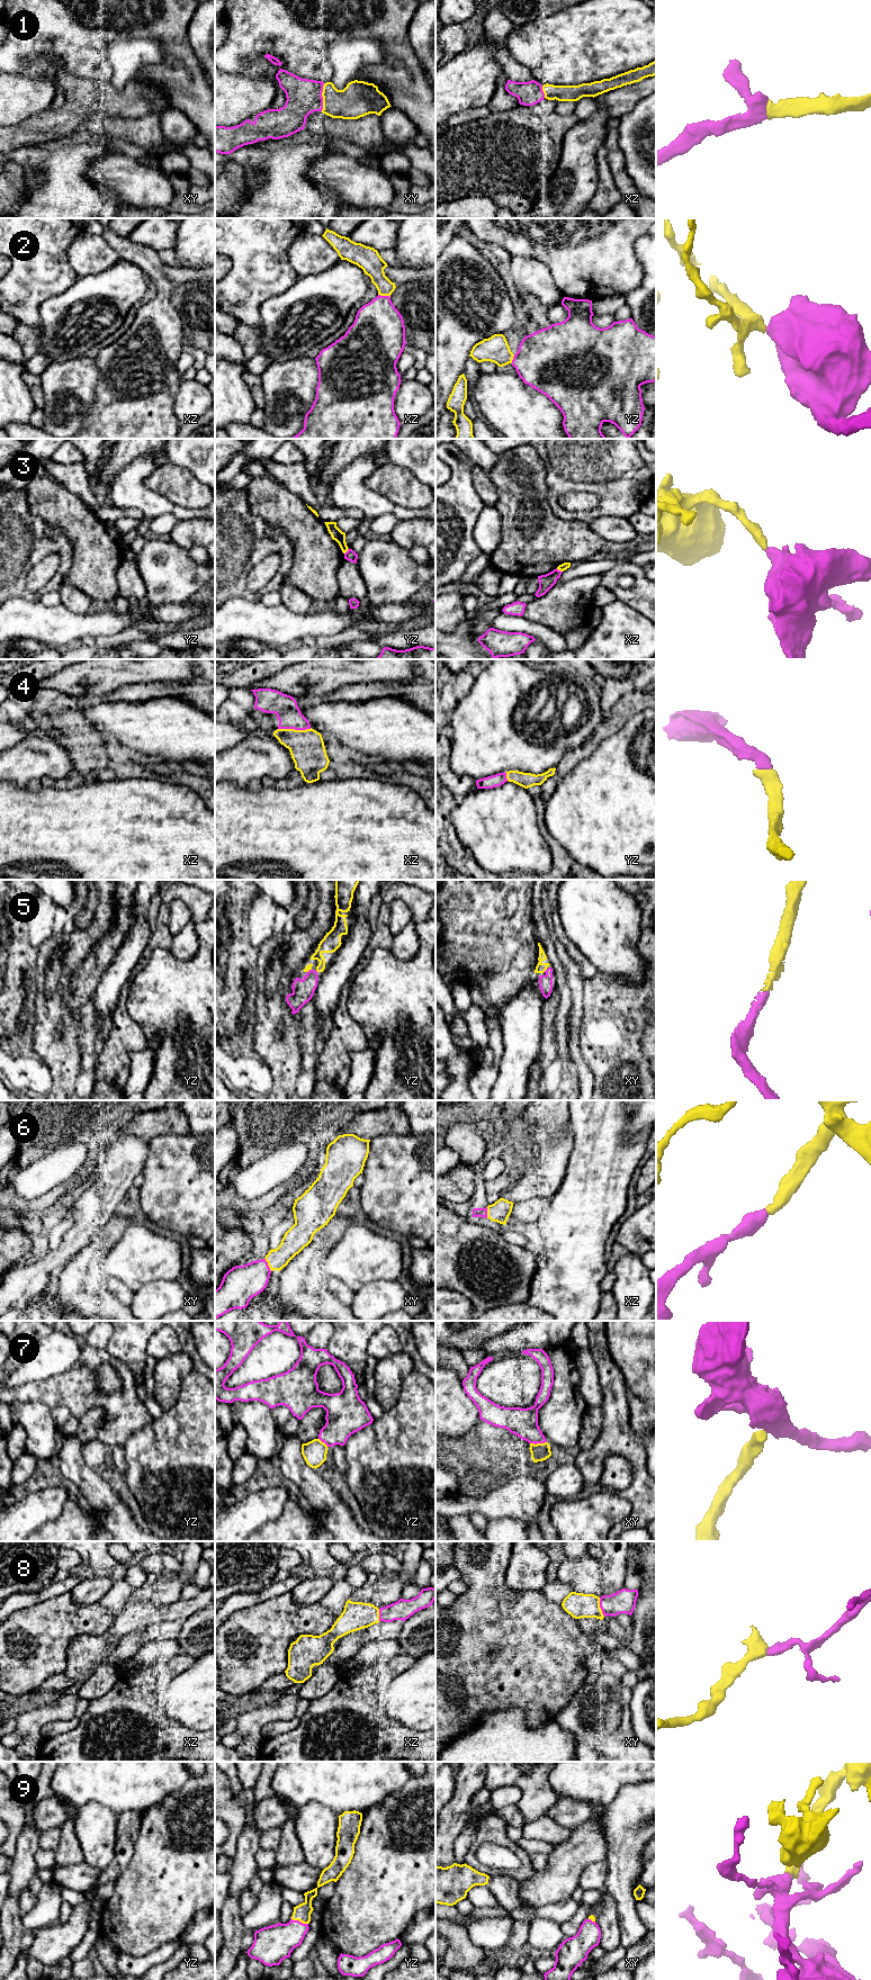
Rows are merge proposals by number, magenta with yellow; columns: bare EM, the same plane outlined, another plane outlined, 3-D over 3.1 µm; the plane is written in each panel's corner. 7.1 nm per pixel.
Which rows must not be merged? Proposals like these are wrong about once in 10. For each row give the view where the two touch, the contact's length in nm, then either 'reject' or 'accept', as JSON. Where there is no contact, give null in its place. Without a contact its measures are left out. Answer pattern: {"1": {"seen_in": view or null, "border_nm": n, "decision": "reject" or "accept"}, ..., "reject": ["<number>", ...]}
{"1": {"seen_in": "xy", "border_nm": 200, "decision": "accept"}, "2": {"seen_in": "xz", "border_nm": 90, "decision": "accept"}, "3": {"seen_in": "xz", "border_nm": 50, "decision": "reject"}, "4": {"seen_in": "xz", "border_nm": 240, "decision": "accept"}, "5": {"seen_in": "xy", "border_nm": 40, "decision": "accept"}, "6": {"seen_in": "xy", "border_nm": 110, "decision": "accept"}, "7": {"seen_in": "xy", "border_nm": 120, "decision": "reject"}, "8": {"seen_in": "xy", "border_nm": 140, "decision": "accept"}, "9": {"seen_in": "yz", "border_nm": 130, "decision": "accept"}, "reject": ["3", "7"]}

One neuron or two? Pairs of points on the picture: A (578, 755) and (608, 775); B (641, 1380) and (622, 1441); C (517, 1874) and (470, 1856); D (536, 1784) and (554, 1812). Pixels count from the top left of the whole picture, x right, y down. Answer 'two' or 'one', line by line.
A: two
B: two
C: one
D: two

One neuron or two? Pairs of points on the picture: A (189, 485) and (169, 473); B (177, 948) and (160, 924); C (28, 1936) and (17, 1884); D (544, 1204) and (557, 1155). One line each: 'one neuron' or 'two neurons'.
A: one neuron
B: two neurons
C: two neurons
D: two neurons

